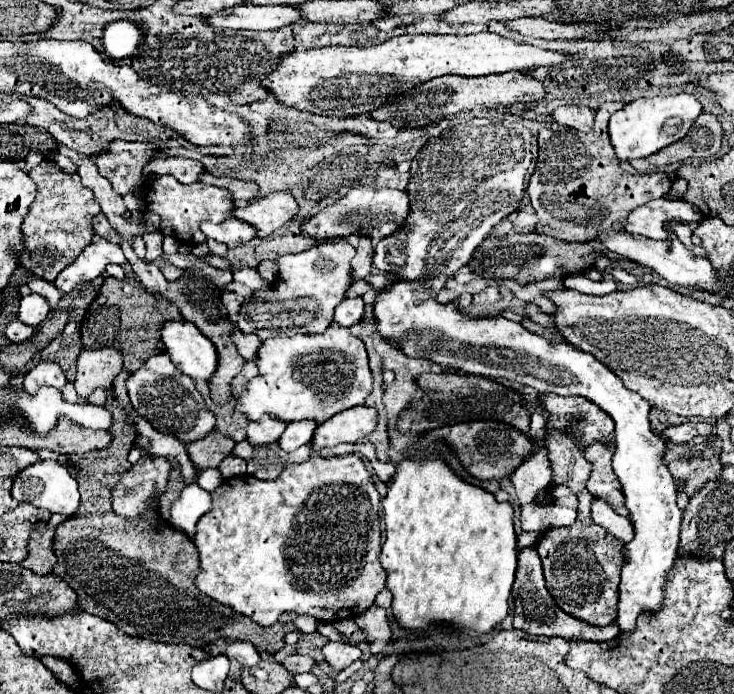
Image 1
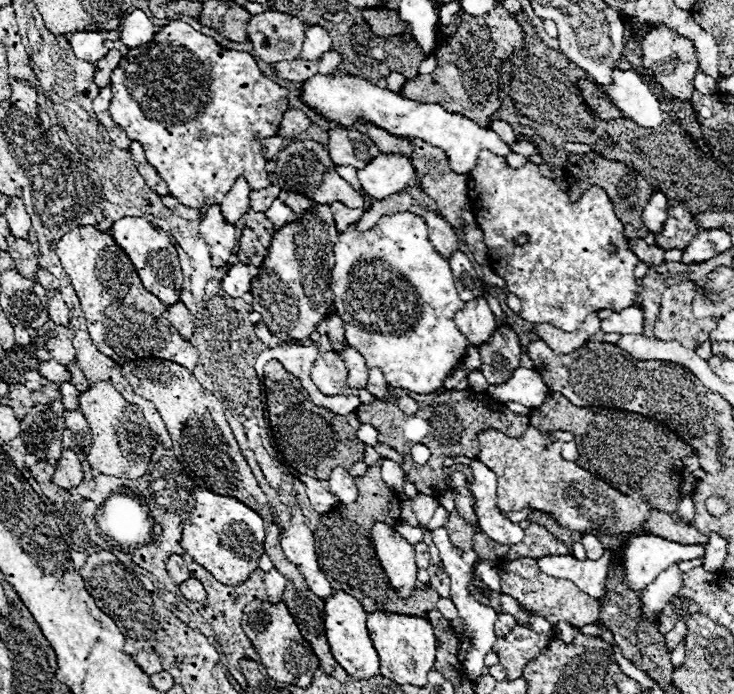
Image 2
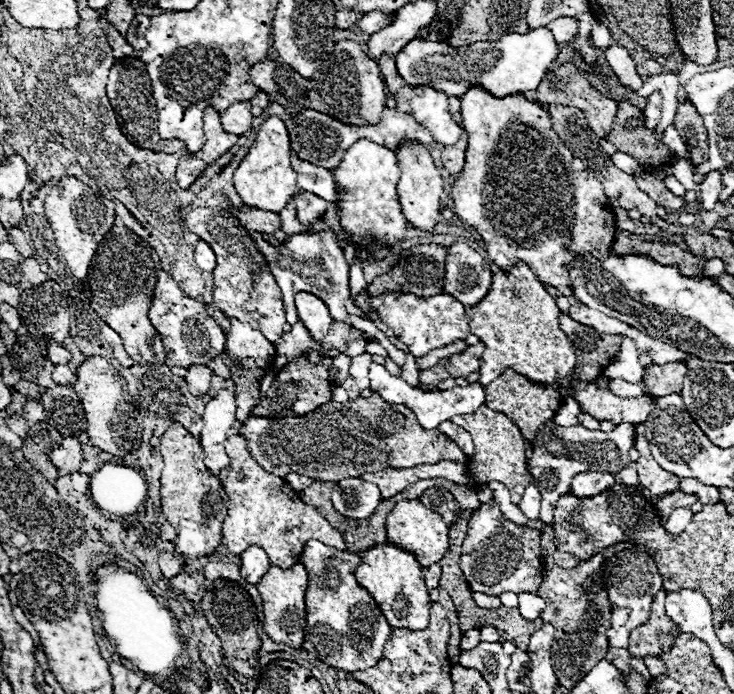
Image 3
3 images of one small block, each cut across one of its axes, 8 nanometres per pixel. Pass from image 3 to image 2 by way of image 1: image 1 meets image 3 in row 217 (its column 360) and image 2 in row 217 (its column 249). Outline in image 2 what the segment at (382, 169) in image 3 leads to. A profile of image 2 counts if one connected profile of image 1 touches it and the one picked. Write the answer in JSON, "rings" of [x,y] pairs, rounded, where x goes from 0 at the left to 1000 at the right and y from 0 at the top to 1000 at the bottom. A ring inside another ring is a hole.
{"rings":[[[561,305],[529,308],[496,337],[488,337],[482,323],[463,337],[455,369],[455,450],[471,467],[471,496],[496,513],[501,530],[515,530],[534,559],[548,559],[567,568],[594,565],[613,533],[629,522],[640,493],[619,467],[619,452],[632,444],[632,435],[624,429],[613,380],[583,346],[578,317]]]}

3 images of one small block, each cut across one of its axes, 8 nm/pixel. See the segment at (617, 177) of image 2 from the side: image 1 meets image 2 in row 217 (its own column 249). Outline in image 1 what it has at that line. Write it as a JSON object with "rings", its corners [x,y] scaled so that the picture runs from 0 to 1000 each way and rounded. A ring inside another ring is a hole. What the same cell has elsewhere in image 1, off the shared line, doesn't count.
{"rings":[[[158,599],[158,611],[155,611],[155,614],[153,614],[153,617],[150,617],[150,625],[153,625],[153,640],[150,640],[150,643],[147,643],[147,646],[142,646],[142,648],[134,648],[134,651],[120,651],[120,654],[109,654],[109,657],[93,657],[93,666],[90,666],[90,671],[93,671],[93,677],[95,677],[95,683],[98,683],[98,686],[101,686],[101,689],[104,689],[104,692],[106,692],[106,697],[109,697],[109,712],[112,712],[112,720],[109,720],[109,732],[106,732],[106,738],[104,738],[104,741],[101,741],[101,744],[104,744],[104,746],[98,746],[98,749],[93,749],[93,752],[87,752],[87,755],[82,755],[82,758],[79,758],[79,761],[76,761],[76,778],[74,778],[74,795],[76,795],[76,801],[79,801],[79,813],[76,813],[76,818],[74,818],[74,824],[76,824],[76,827],[79,827],[79,830],[84,830],[84,833],[87,833],[87,836],[90,836],[90,839],[93,839],[93,841],[95,841],[95,847],[101,847],[101,853],[104,853],[104,856],[106,856],[106,867],[109,867],[109,870],[112,870],[112,879],[114,879],[114,882],[120,882],[120,885],[128,885],[128,888],[136,888],[136,890],[142,890],[142,893],[150,893],[150,896],[155,896],[155,899],[161,899],[161,905],[166,905],[166,911],[172,911],[172,914],[177,914],[177,916],[193,916],[193,919],[204,919],[204,922],[215,922],[215,925],[229,925],[229,928],[259,928],[259,931],[270,931],[270,934],[281,934],[281,931],[283,931],[283,928],[289,928],[289,925],[292,925],[292,922],[300,922],[300,919],[305,919],[305,922],[335,922],[335,925],[346,925],[346,928],[349,928],[349,919],[351,919],[351,922],[354,922],[354,919],[357,919],[357,914],[362,914],[362,905],[357,905],[357,902],[351,902],[351,899],[346,899],[346,896],[343,896],[343,893],[341,893],[341,890],[338,890],[338,888],[330,888],[330,885],[327,885],[327,882],[319,882],[319,879],[316,879],[316,876],[313,876],[313,873],[302,873],[302,870],[297,870],[297,867],[292,867],[292,865],[286,865],[286,862],[283,862],[283,859],[275,859],[275,853],[272,853],[272,850],[270,850],[270,847],[267,847],[267,844],[264,844],[264,833],[267,833],[267,830],[270,830],[270,824],[272,824],[272,807],[270,807],[270,795],[267,795],[267,790],[264,790],[264,781],[262,781],[262,778],[259,778],[259,775],[256,775],[256,772],[253,772],[253,769],[251,769],[251,767],[243,767],[243,764],[240,764],[240,761],[232,761],[232,755],[226,755],[226,749],[223,749],[223,746],[221,746],[221,744],[218,744],[218,738],[215,738],[215,735],[213,735],[213,732],[204,732],[204,738],[199,738],[199,744],[185,744],[185,746],[172,746],[172,744],[161,744],[161,741],[158,741],[158,738],[155,738],[155,735],[153,735],[153,726],[150,726],[150,715],[153,715],[153,706],[155,706],[155,703],[158,703],[158,697],[161,697],[161,692],[163,692],[163,686],[166,686],[166,680],[172,680],[172,677],[169,677],[169,676],[177,676],[177,674],[178,674],[178,673],[180,673],[180,670],[178,670],[178,667],[177,667],[177,666],[176,666],[176,664],[174,664],[174,663],[173,663],[173,657],[174,657],[174,654],[176,654],[176,651],[177,651],[177,648],[178,648],[178,647],[180,647],[180,644],[181,644],[181,643],[183,643],[183,638],[181,638],[181,634],[183,634],[183,628],[184,628],[184,624],[183,624],[183,618],[181,618],[181,611],[178,611],[178,610],[174,610],[174,607],[173,607],[173,599],[172,599],[172,611],[177,611],[177,620],[166,620],[166,617],[163,617],[163,614],[161,614],[161,611],[163,611],[163,599]]]}

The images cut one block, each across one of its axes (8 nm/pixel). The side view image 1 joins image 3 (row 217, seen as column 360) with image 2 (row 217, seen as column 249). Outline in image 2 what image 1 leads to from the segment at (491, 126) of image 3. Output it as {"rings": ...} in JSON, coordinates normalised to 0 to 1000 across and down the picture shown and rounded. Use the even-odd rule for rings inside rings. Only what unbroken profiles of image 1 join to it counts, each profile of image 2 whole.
{"rings":[[[665,216],[654,219],[649,242],[638,256],[638,285],[643,291],[643,305],[654,331],[659,334],[659,349],[668,360],[668,386],[687,401],[689,415],[708,429],[708,455],[722,467],[752,467],[768,478],[782,478],[790,473],[796,458],[807,450],[831,444],[847,447],[866,438],[866,401],[864,383],[869,380],[861,360],[856,360],[856,343],[850,340],[850,326],[839,314],[834,291],[823,271],[801,271],[787,291],[777,291],[774,280],[766,277],[755,259],[738,254],[733,239],[717,233],[711,242],[692,242],[684,225]],[[719,340],[717,352],[703,354],[700,343]]]}

